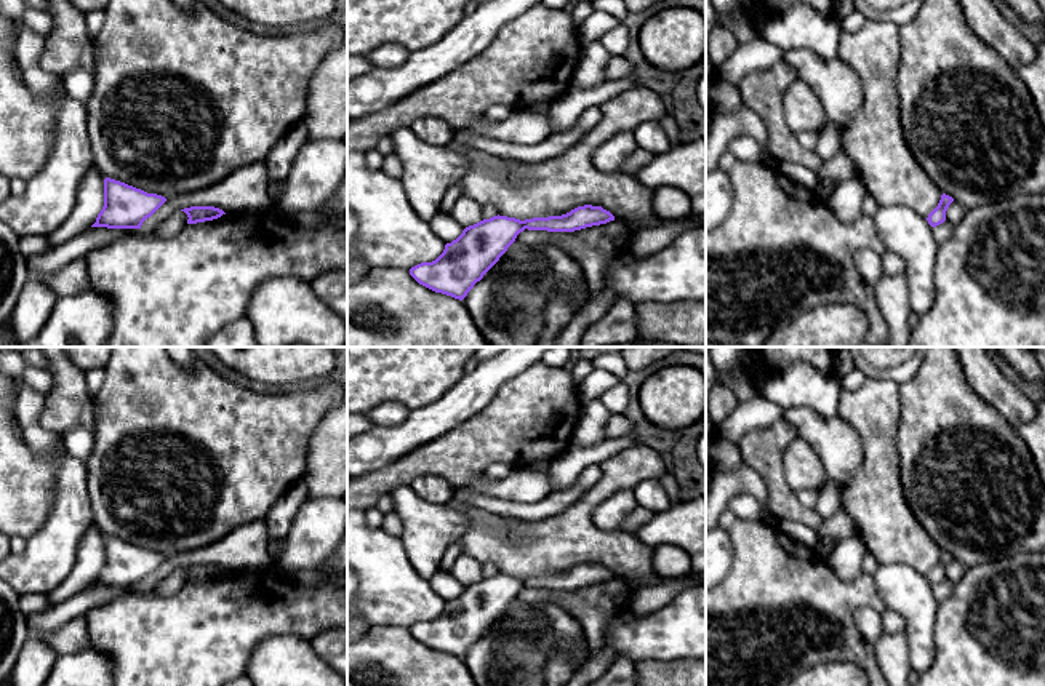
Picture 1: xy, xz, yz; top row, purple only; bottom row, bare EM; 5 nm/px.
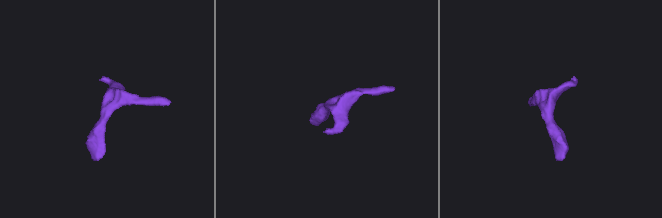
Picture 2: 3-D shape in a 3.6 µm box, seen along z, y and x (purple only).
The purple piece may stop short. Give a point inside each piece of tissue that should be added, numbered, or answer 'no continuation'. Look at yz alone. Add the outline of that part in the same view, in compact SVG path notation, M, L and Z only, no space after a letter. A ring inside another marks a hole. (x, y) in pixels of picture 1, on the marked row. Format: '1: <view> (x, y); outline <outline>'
no continuation

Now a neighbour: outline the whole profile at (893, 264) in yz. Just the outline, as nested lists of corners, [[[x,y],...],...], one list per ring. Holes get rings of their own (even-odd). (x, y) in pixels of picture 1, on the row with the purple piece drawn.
[[[891,251],[882,253],[882,262],[883,262],[883,275],[898,275],[904,272],[903,259]]]

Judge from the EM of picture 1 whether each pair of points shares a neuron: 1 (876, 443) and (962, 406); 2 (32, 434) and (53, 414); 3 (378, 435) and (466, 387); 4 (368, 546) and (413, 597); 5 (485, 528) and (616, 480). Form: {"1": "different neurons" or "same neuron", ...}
{"1": "different neurons", "2": "different neurons", "3": "same neuron", "4": "same neuron", "5": "same neuron"}

